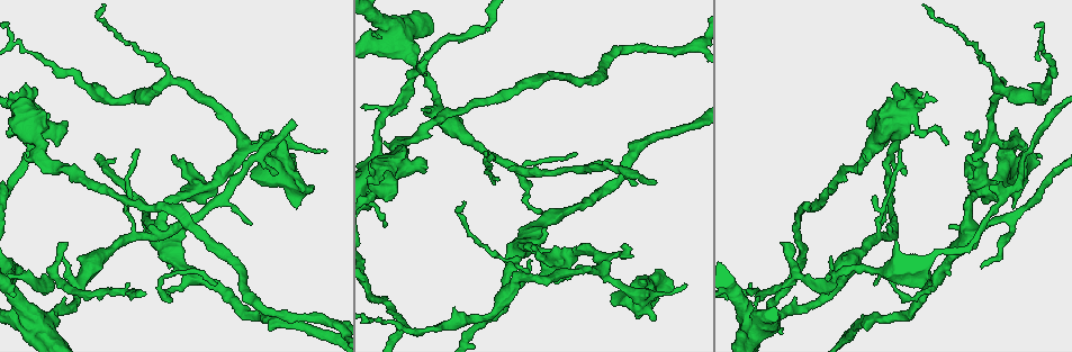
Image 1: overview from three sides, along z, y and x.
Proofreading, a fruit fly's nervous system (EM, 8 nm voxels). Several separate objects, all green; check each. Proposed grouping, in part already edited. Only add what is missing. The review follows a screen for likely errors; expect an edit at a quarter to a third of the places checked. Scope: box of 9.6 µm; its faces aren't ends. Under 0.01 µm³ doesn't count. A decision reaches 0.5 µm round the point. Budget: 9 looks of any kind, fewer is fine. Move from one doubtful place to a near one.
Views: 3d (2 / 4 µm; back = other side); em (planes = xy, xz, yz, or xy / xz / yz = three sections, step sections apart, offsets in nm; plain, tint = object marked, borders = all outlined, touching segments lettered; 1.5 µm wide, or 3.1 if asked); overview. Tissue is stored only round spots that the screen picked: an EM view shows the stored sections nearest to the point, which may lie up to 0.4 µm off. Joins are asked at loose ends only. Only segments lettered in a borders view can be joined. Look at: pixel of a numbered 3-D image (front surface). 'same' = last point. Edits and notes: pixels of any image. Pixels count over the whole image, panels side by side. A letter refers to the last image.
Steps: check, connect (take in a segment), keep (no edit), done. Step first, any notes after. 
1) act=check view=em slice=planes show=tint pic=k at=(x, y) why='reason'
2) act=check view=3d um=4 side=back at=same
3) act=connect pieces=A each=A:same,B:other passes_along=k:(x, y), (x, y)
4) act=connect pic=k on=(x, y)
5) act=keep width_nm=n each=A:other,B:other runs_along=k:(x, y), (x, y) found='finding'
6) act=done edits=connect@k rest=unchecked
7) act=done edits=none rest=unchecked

act=check view=3d um=4 pic=1 at=(295, 126) why='branch stops here'

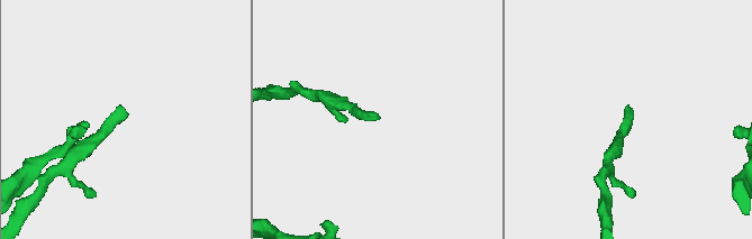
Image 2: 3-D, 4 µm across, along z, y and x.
act=check view=em slice=planes show=plain pic=2 at=(628, 110) why='need the tissue'

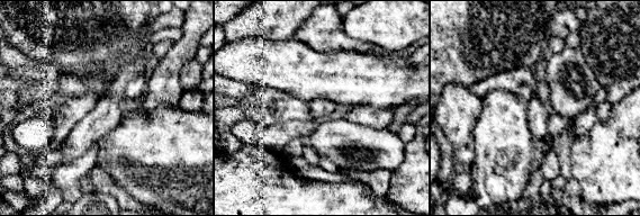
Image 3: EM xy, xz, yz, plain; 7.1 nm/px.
act=check view=em slice=planes show=borders at=same why='what lies round it'

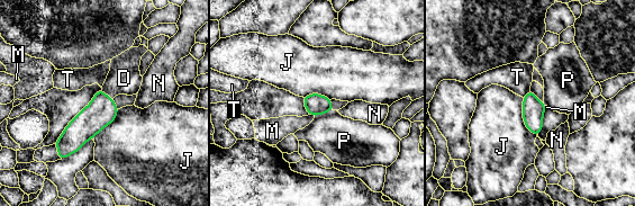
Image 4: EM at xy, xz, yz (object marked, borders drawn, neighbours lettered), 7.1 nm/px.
act=connect pieces=D each=D:same,J:other,M:other,N:other,P:other,T:other passes_along=4:(101, 110), (106, 95), (124, 78) found='the neuron continues'

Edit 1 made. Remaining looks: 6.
act=check view=3d um=4 pic=1 at=(622, 245) why='thin end'

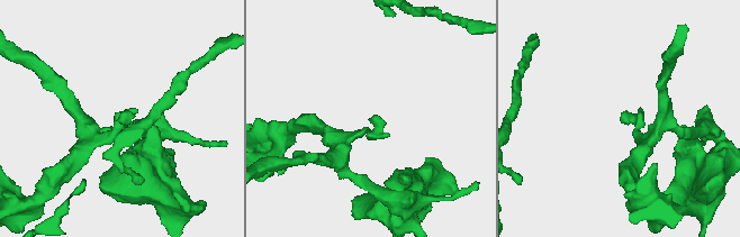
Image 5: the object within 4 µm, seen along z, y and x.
act=check view=em slice=planes show=plain pic=5 at=(623, 111) why='need the tissue'

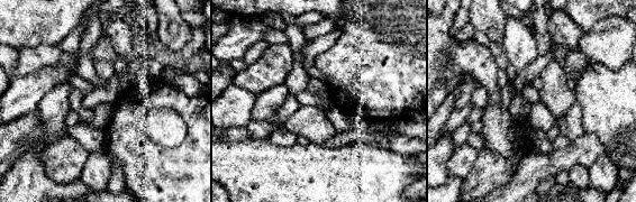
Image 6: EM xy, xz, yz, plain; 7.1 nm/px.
act=check view=em slice=planes show=borders at=same why='see the neighbours'

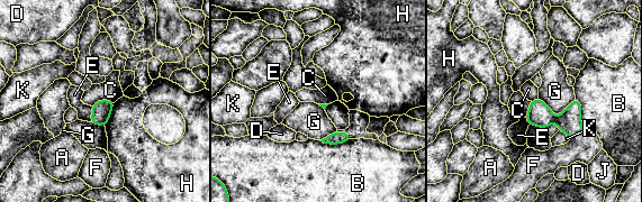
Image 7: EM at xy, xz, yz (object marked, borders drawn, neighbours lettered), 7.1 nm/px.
act=keep each=A:other,B:other,C:other,D:other,E:other,F:other,G:other,H:other,J:other,K:other found='no lettered segment goes on from it'

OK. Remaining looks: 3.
act=check view=3d um=2 pic=1 at=(901, 148) why='thin end'

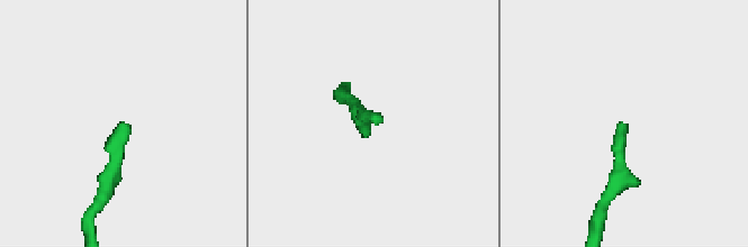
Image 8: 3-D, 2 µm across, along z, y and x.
act=check view=em slice=yz step=8 show=tint pic=8 at=(369, 118)

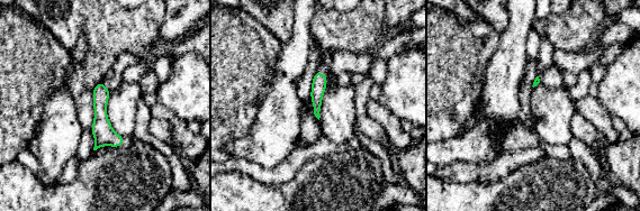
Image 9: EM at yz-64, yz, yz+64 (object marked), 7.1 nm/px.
act=check view=em slice=planes show=borders at=same why='cut it another way'

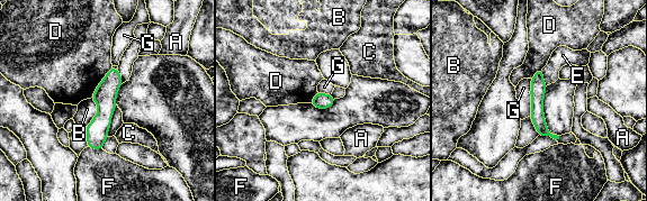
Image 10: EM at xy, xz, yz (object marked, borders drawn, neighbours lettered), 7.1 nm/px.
act=keep width_nm=110 each=A:other,B:other,C:other,D:other,E:other,F:other,G:other runs_along=10:(114, 71), (96, 146) found='no lettered segment goes on from it'

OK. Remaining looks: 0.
act=done edits=connect@4 rest=unchecked

